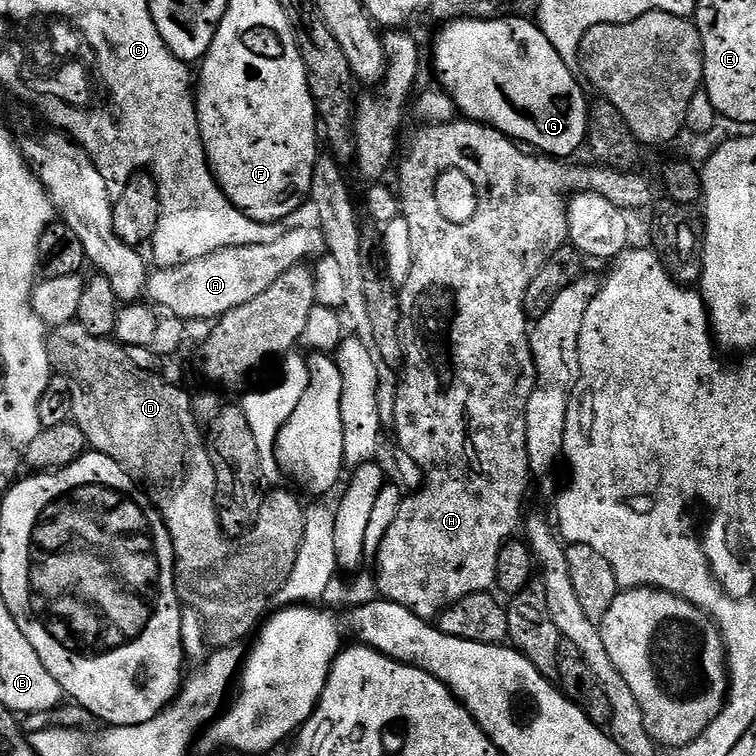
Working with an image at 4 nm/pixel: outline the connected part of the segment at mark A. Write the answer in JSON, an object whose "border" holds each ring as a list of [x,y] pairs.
{"border":[[[298,226],[285,230],[282,238],[278,238],[278,242],[266,242],[262,246],[233,244],[231,248],[219,248],[206,258],[198,258],[182,266],[156,268],[149,275],[146,296],[151,303],[166,306],[166,310],[174,310],[174,314],[178,314],[185,322],[191,322],[191,320],[212,322],[226,315],[230,310],[234,310],[234,306],[246,306],[246,302],[266,294],[266,290],[270,290],[270,286],[274,286],[274,282],[278,282],[278,278],[282,278],[282,274],[286,274],[286,270],[290,270],[294,265],[313,262],[312,260],[323,257],[326,253],[324,232],[319,227]]]}

